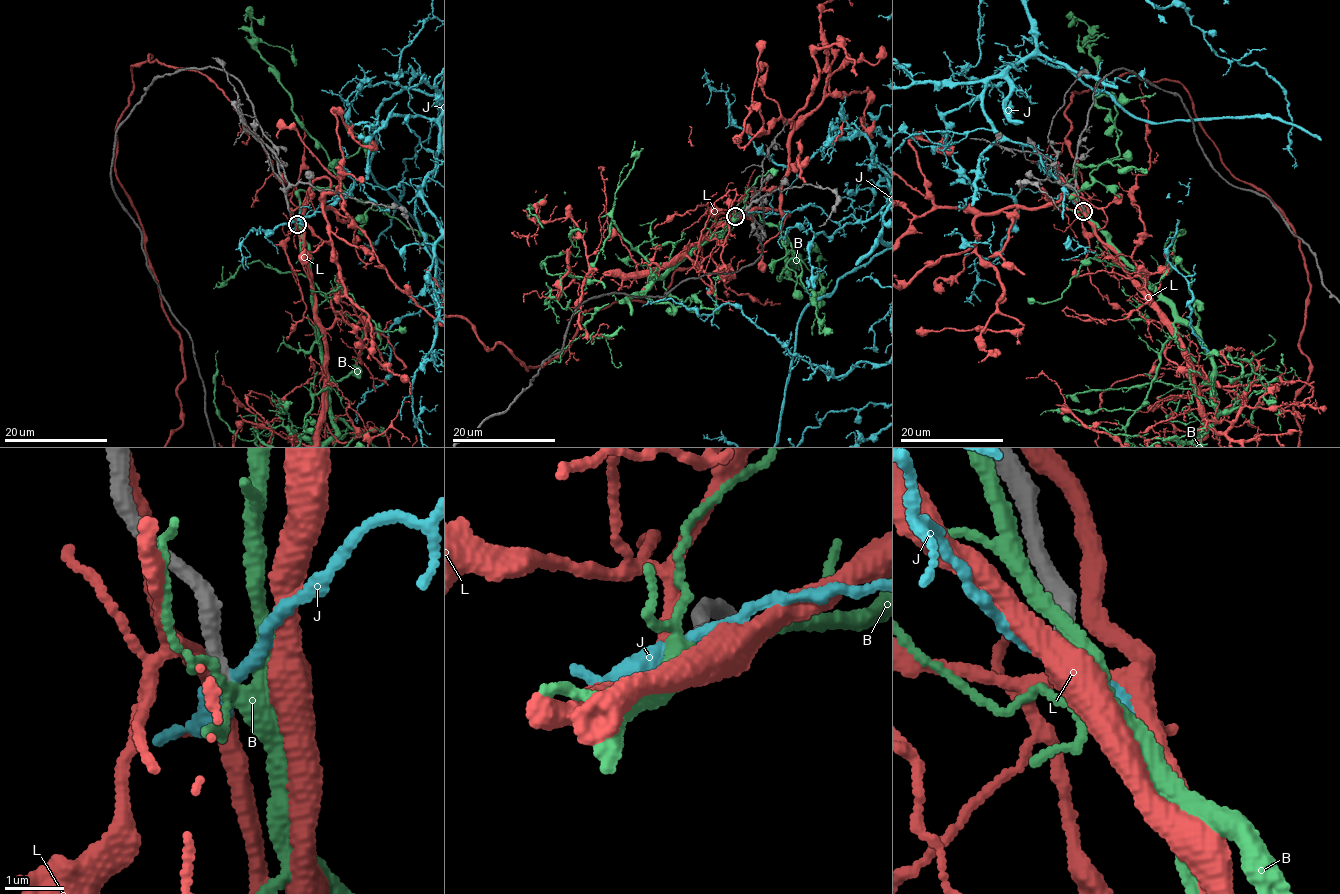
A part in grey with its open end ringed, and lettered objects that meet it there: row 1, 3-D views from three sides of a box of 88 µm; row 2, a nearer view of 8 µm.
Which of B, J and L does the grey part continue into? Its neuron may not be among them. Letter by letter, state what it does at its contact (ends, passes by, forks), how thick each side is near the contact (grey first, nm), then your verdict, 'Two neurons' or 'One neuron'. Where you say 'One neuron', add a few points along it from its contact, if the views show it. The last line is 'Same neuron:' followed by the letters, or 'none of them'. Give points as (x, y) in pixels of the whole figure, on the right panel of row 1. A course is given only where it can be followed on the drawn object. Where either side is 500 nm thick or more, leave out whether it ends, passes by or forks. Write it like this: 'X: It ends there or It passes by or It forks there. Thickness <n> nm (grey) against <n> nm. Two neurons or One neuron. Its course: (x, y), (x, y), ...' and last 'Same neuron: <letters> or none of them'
B: It forks there. Thickness 240 nm (grey) against 280 nm. One neuron
J: It passes by. Thickness 280 nm (grey) against 300 nm. Two neurons
L: It forks there. Thickness 320 nm (grey) against 240 nm. Two neurons
Same neuron: B

